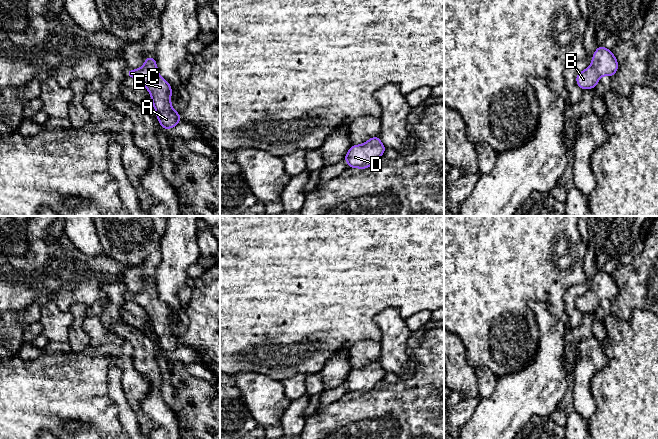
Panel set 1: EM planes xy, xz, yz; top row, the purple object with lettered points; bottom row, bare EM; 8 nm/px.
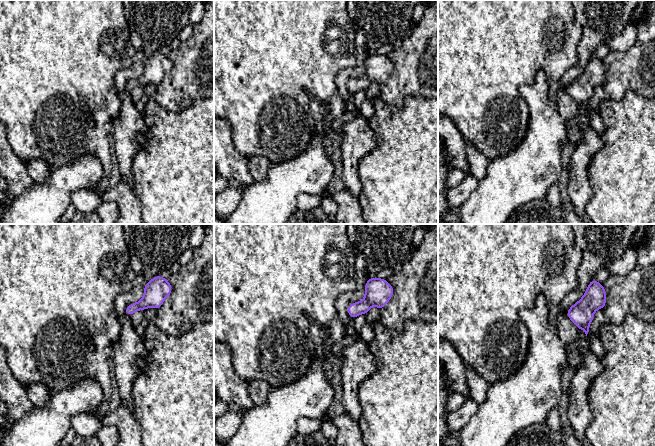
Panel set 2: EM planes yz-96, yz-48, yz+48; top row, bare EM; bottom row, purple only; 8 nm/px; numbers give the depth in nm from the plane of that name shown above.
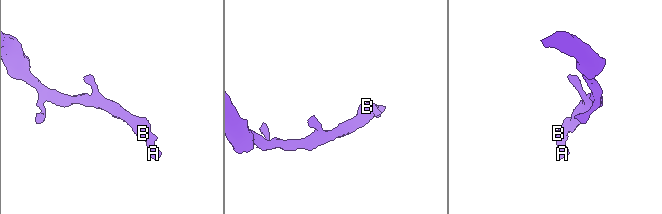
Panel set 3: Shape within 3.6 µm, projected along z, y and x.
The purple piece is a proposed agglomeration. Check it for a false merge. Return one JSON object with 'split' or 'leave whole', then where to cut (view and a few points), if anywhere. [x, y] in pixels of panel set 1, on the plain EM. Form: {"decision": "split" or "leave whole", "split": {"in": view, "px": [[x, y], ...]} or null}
{"decision": "leave whole", "split": null}

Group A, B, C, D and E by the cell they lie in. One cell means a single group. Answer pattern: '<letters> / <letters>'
A B C D E

